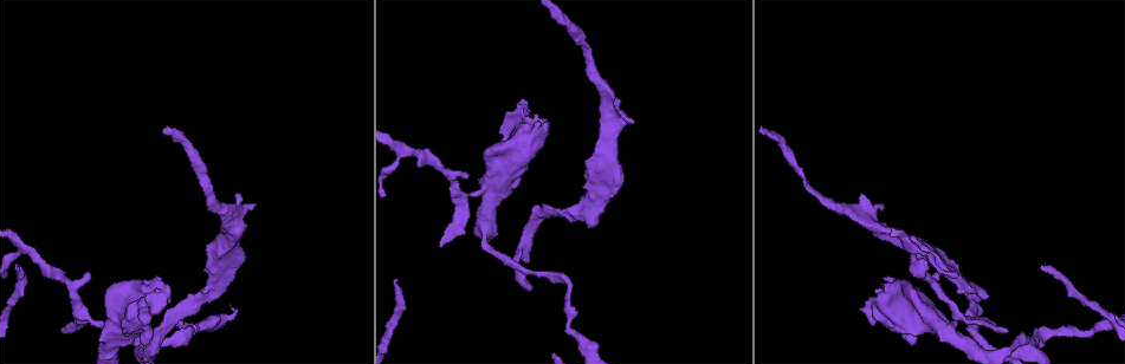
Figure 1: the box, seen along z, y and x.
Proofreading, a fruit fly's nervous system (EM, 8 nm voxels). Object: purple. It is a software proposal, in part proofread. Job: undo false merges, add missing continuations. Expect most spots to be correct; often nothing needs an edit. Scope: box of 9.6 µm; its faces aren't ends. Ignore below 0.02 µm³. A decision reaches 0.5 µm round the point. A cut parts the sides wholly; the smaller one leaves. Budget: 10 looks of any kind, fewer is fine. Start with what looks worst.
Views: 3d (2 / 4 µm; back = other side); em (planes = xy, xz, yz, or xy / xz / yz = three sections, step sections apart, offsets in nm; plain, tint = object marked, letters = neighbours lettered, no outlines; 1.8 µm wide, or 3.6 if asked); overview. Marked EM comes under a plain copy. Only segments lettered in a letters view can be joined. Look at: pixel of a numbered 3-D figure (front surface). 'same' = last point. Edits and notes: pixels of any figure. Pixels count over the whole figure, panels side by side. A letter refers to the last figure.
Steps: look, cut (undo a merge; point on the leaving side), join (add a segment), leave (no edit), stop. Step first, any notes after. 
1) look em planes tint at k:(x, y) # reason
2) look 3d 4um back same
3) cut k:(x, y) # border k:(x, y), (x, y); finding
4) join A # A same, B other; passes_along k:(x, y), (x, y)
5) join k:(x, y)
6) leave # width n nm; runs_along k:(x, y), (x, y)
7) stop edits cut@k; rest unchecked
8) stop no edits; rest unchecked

look 3d 4um at 1:(17, 266) # an open end

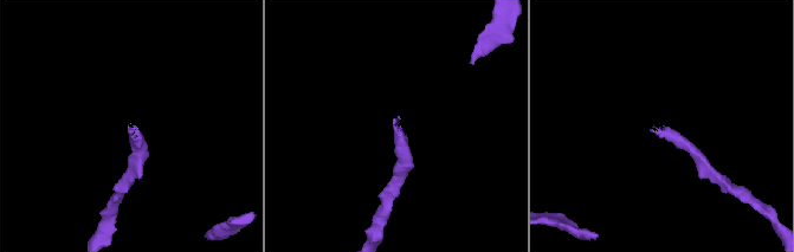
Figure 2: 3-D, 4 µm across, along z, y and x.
look em planes letters at 2:(131, 131) # need the tissue

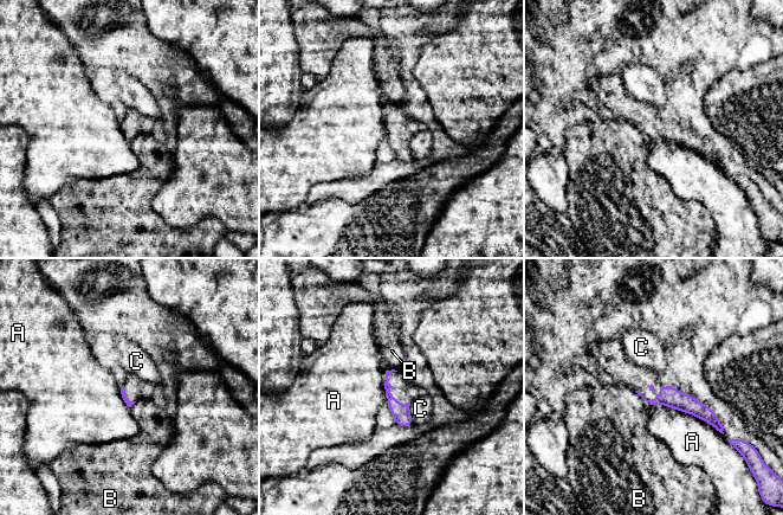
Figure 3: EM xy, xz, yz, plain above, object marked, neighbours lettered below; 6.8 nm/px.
leave # A other, B other, C other; none of them fits

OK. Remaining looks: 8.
look em yz step 8 tint at 1:(137, 345)

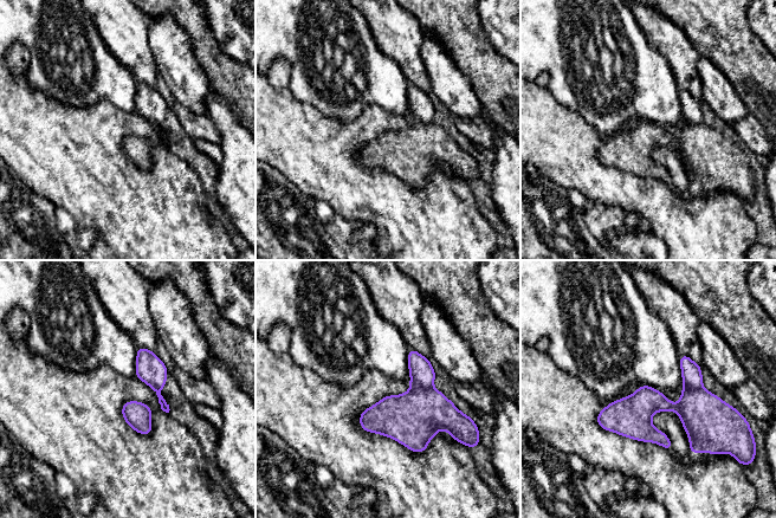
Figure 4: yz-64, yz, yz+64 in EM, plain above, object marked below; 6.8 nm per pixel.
look em planes letters same

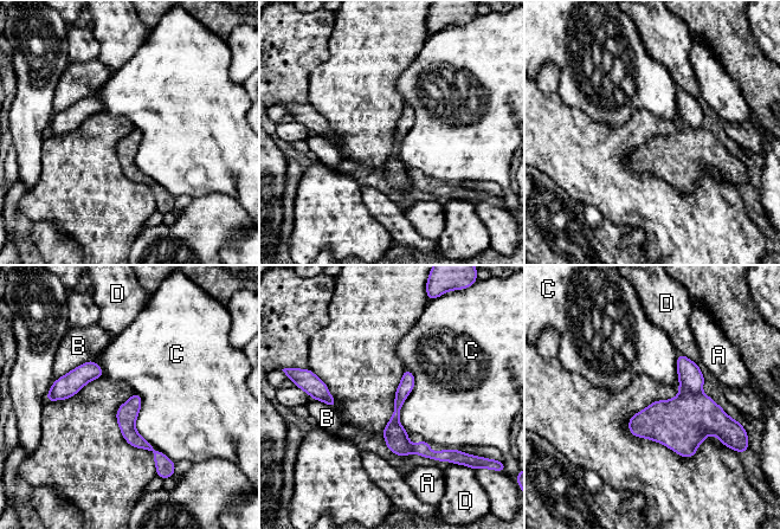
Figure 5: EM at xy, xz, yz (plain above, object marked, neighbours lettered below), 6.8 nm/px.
cut 5:(681, 424) # A other, B other, C other, D other; part_leaving 5:(407, 373), (395, 415), (404, 452); a second neuron is stuck on

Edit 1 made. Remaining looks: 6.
look overview # see it whole again

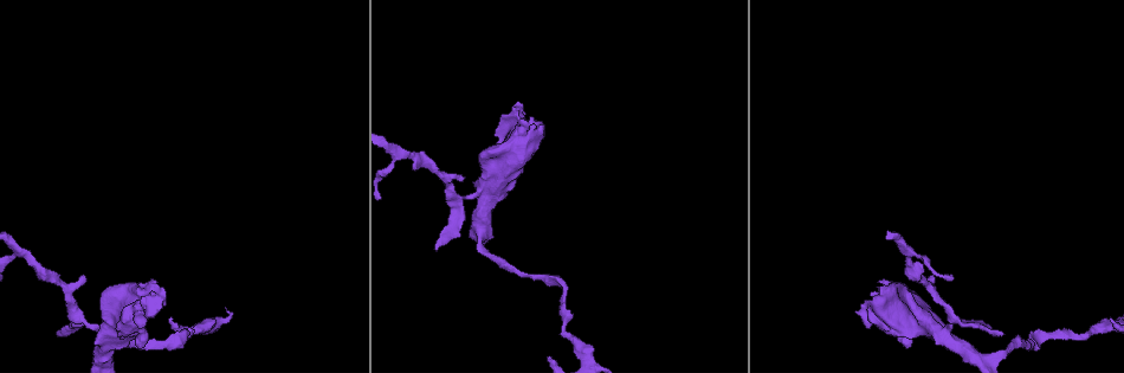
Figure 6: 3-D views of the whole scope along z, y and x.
look 3d 4um at 6:(1003, 334) # free end

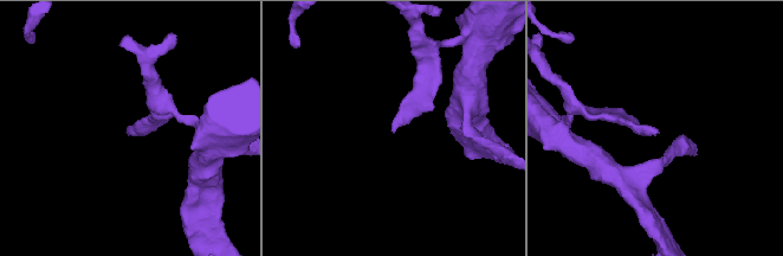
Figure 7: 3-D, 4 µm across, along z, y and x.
look em planes letters at 7:(657, 129) # now the EM

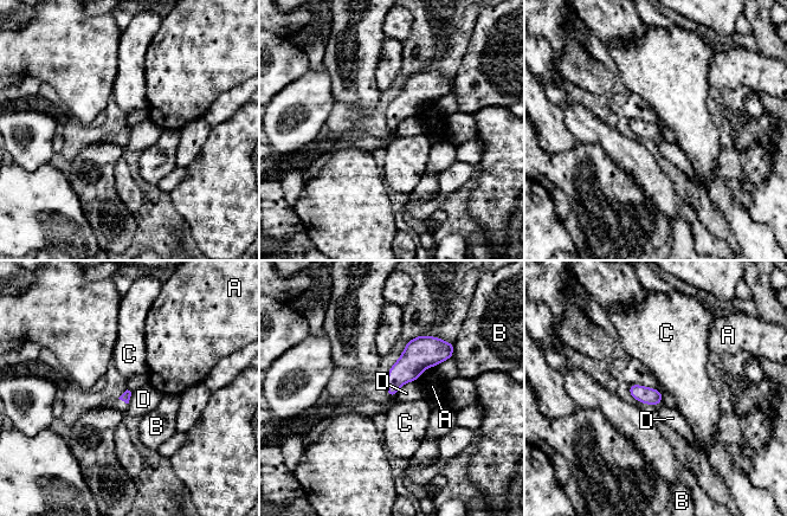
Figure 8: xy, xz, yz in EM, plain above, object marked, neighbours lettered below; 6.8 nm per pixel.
leave # A other, B other, C other, D other; border 8:(417, 379), (405, 382), (393, 398); none of them fits

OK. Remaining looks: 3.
look em 3.6um xz step 4 tint at 6:(151, 280) # stops while still wide

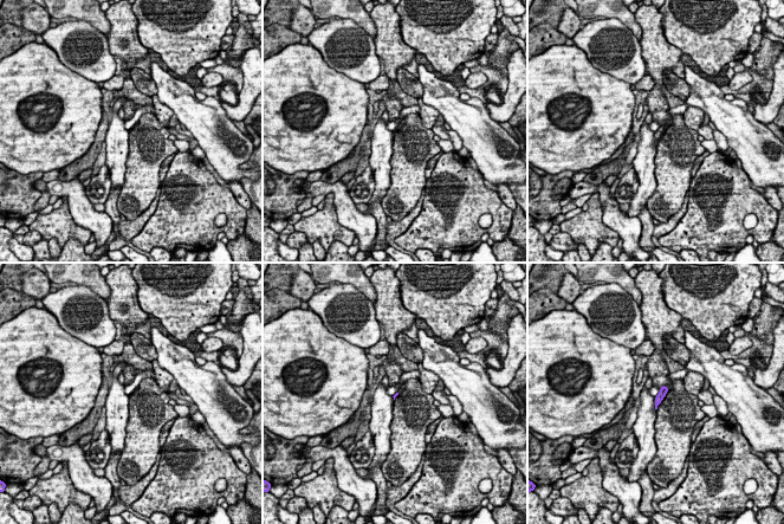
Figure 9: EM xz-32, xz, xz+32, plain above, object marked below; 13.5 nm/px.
look em 3.6um planes letters same

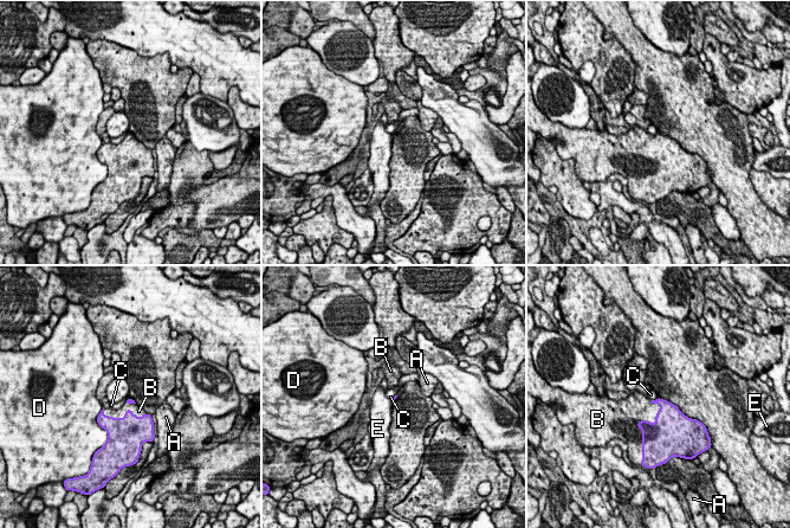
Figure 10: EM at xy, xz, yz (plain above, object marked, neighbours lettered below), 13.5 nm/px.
join B # A other, B same, C other, D other, E other; passes_along 10:(656, 439), (649, 423), (640, 407); the neuron continues

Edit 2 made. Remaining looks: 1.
stop edits cut@5, join@10; rest unchecked

